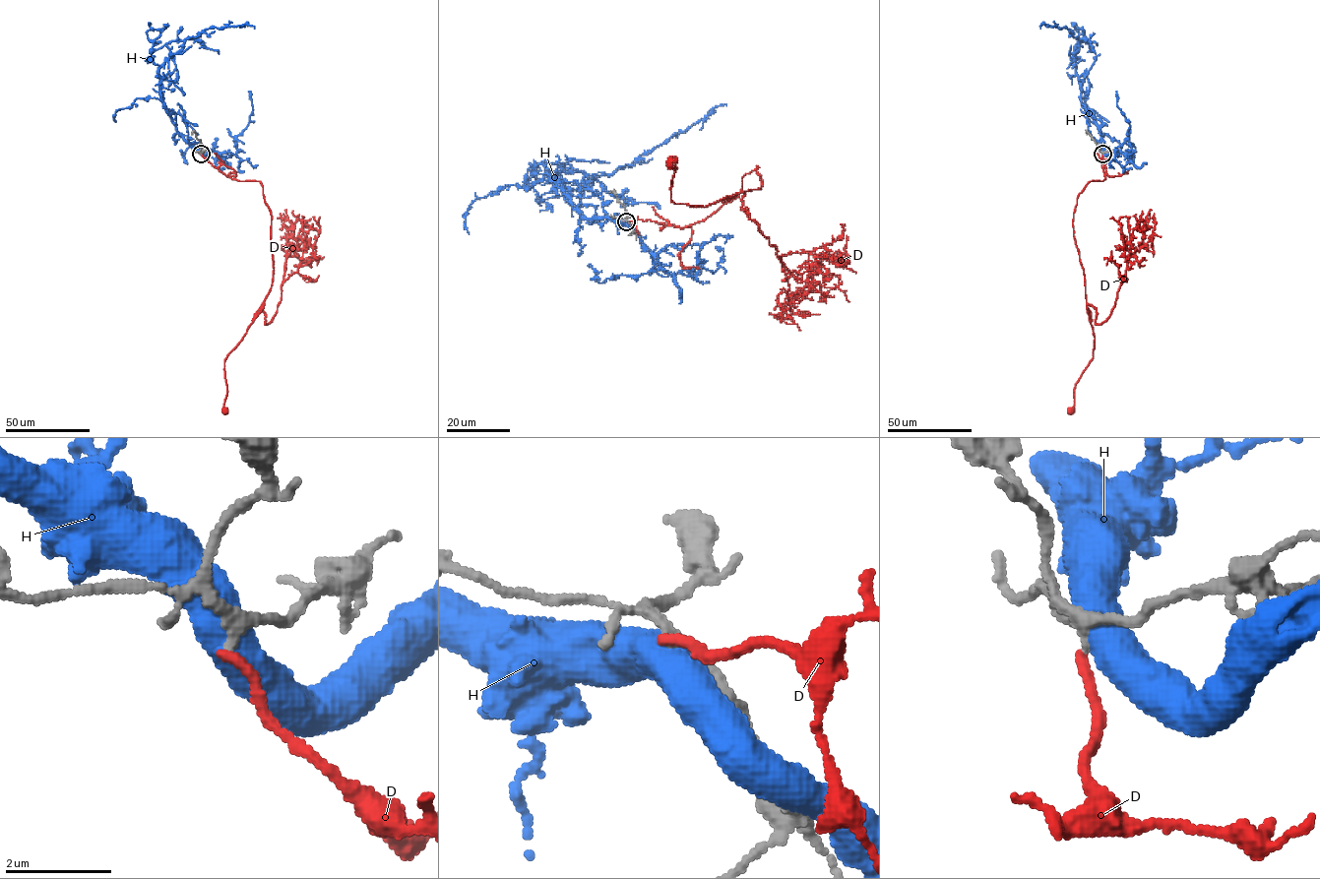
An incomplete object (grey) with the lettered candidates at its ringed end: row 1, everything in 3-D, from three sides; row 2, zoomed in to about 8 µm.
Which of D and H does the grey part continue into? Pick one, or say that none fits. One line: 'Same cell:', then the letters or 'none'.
Same cell: none

